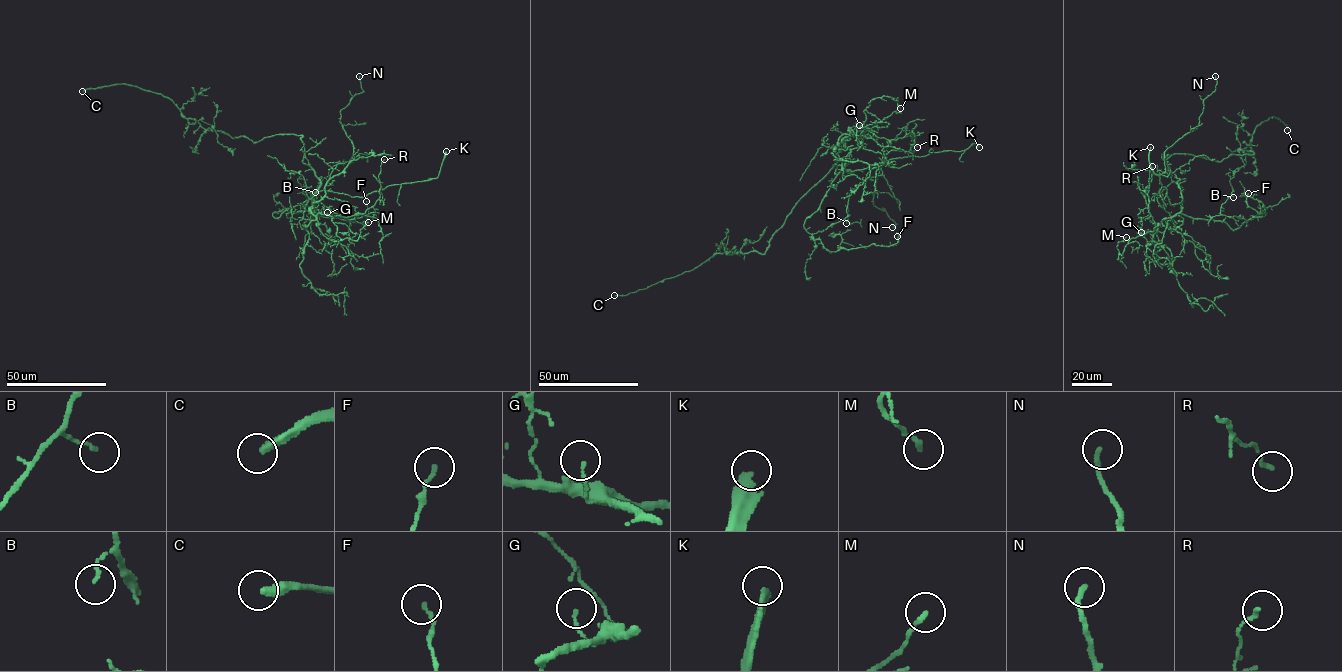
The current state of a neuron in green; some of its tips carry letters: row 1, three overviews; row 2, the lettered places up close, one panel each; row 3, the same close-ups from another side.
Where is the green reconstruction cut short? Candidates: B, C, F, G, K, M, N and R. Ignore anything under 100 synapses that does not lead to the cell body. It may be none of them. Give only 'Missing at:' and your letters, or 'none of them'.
Missing at: C, K

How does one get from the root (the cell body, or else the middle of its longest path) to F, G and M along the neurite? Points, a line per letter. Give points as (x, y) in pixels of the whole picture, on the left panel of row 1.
F: (302, 142), (320, 186), (273, 217), (306, 205), (321, 216), (364, 223), (366, 201)
G: (302, 142), (320, 183), (313, 196), (318, 202), (310, 211), (315, 216), (328, 216), (327, 212)
M: (302, 142), (320, 183), (310, 211), (334, 218), (343, 239), (356, 240), (368, 222)

